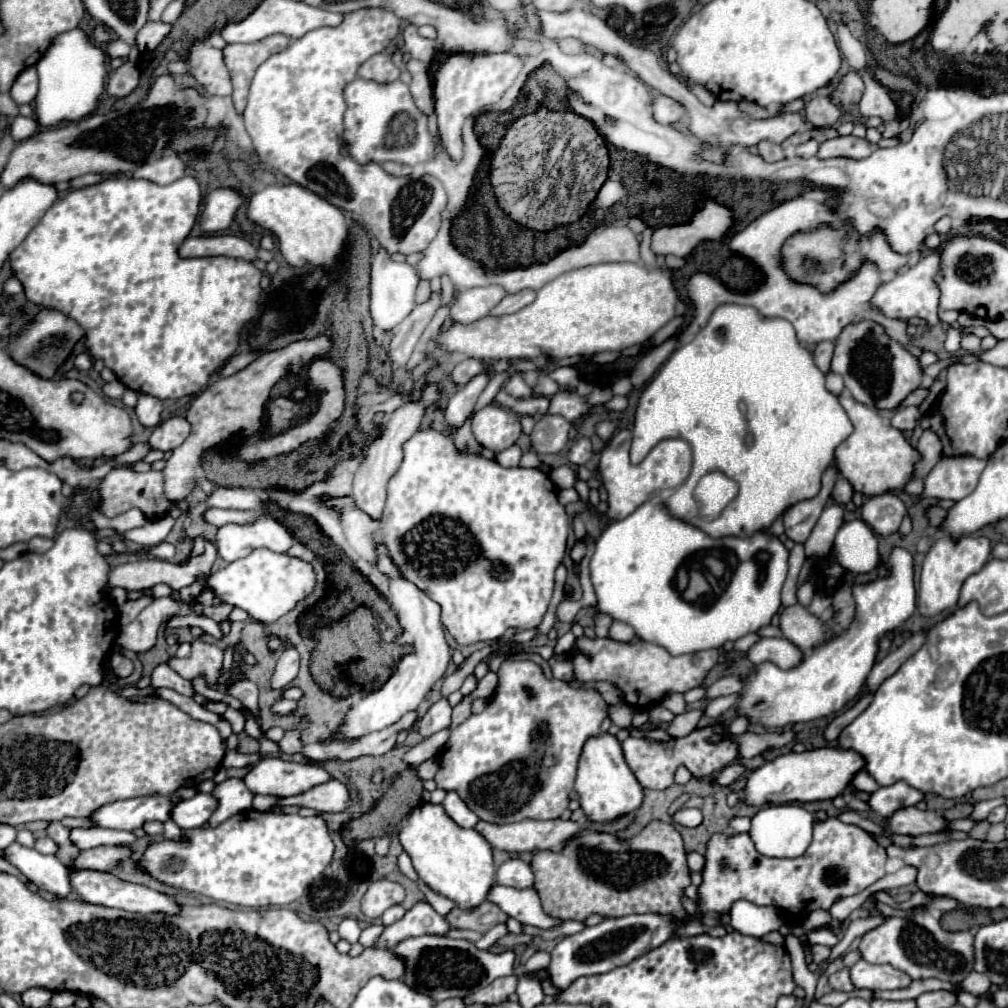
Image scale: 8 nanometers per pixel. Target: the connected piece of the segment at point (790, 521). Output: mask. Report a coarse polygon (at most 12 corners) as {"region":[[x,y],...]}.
{"region":[[838,467],[822,475],[820,493],[784,513],[786,535],[804,543],[840,479]]}

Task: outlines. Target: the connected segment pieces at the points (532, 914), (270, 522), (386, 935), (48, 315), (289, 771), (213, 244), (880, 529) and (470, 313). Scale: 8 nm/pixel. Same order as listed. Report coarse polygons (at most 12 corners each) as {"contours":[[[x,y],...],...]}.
{"contours":[[[494,883],[488,901],[538,929],[562,923],[542,911],[538,893]],[[274,517],[224,525],[218,555],[232,563],[258,547],[288,551],[296,539]],[[430,903],[384,927],[376,949],[418,935],[448,935],[452,925]],[[40,311],[8,345],[10,357],[52,379],[84,331]],[[264,757],[244,783],[290,797],[330,779],[322,767]],[[236,235],[188,237],[182,257],[226,255],[256,261],[256,247]],[[894,493],[870,497],[862,519],[878,535],[892,535],[906,517]],[[500,285],[466,289],[450,319],[462,325],[486,317],[506,295]]]}

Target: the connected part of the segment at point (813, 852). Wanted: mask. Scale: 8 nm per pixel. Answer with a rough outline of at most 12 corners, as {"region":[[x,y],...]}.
{"region":[[836,817],[802,857],[748,833],[708,841],[704,925],[738,899],[808,915],[884,877],[886,851]]}

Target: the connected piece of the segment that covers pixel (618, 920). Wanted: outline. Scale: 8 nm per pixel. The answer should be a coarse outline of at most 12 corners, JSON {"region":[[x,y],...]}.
{"region":[[606,917],[552,949],[558,989],[672,939],[670,917]]}

